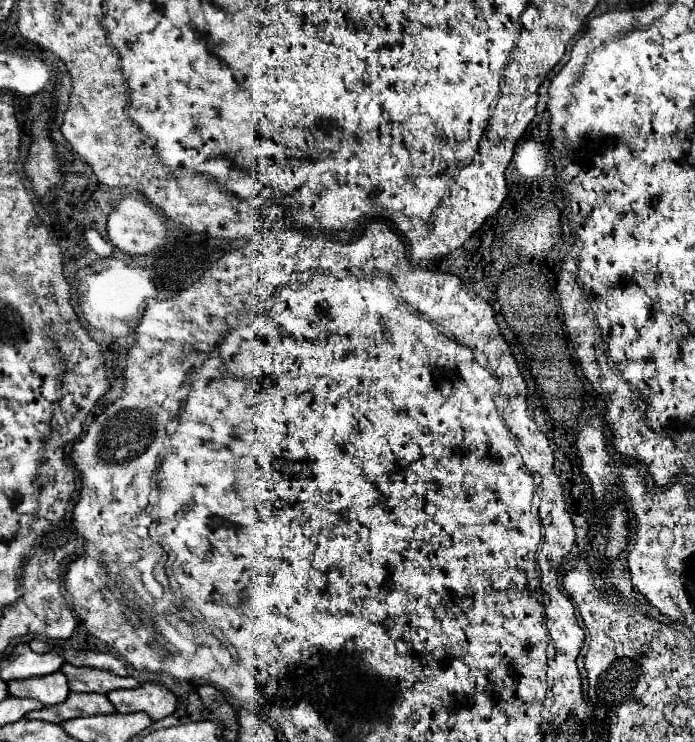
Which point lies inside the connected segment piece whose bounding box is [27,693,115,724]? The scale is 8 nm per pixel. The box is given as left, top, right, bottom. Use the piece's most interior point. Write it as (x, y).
(77, 704)

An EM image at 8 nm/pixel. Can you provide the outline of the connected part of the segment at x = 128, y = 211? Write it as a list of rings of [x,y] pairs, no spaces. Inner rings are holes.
[[[133,191],[133,193],[125,195],[109,213],[107,239],[127,255],[147,255],[155,249],[161,249],[167,243],[167,225],[165,225],[163,217],[139,193]]]

